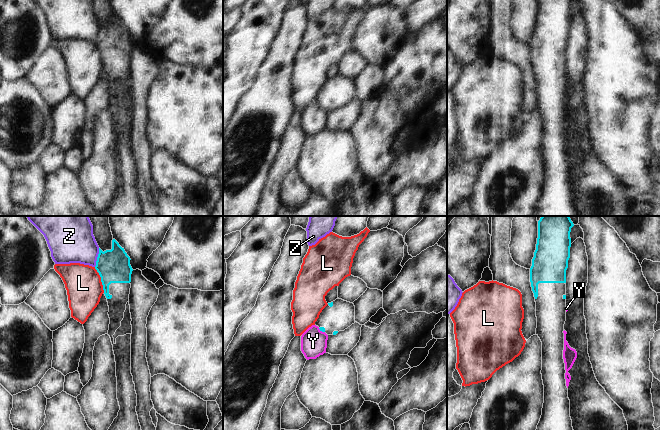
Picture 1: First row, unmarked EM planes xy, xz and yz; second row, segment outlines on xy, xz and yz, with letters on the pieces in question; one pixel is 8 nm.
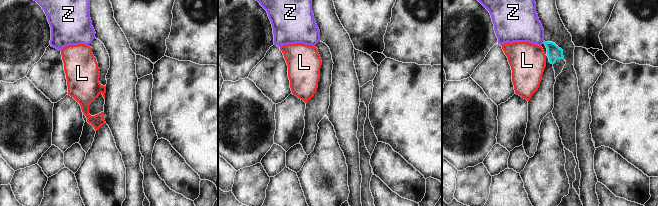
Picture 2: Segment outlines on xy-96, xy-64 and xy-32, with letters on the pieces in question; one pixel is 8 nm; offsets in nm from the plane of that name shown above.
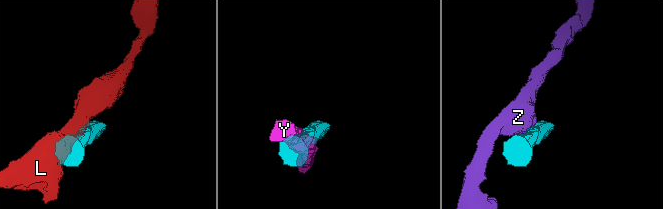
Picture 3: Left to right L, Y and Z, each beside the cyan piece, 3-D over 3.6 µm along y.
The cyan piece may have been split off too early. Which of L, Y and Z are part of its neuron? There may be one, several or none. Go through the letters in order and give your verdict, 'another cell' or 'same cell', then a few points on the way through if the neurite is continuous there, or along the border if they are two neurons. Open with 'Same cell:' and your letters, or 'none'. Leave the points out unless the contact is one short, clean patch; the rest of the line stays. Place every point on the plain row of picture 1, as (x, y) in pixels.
Same cell: none
L: another cell; border xy (94, 43), (100, 53), (104, 68)
Y: another cell
Z: another cell

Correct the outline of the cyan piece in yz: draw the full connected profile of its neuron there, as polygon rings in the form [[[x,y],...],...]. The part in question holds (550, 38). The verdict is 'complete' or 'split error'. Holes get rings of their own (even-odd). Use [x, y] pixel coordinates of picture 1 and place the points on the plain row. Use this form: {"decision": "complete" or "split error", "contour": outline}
{"decision": "split error", "contour": [[[538,0],[536,26],[530,58],[536,78],[536,111],[542,118],[544,179],[533,216],[578,216],[570,193],[570,176],[565,155],[564,100],[566,97],[566,46],[570,34],[570,8],[574,0]]]}

